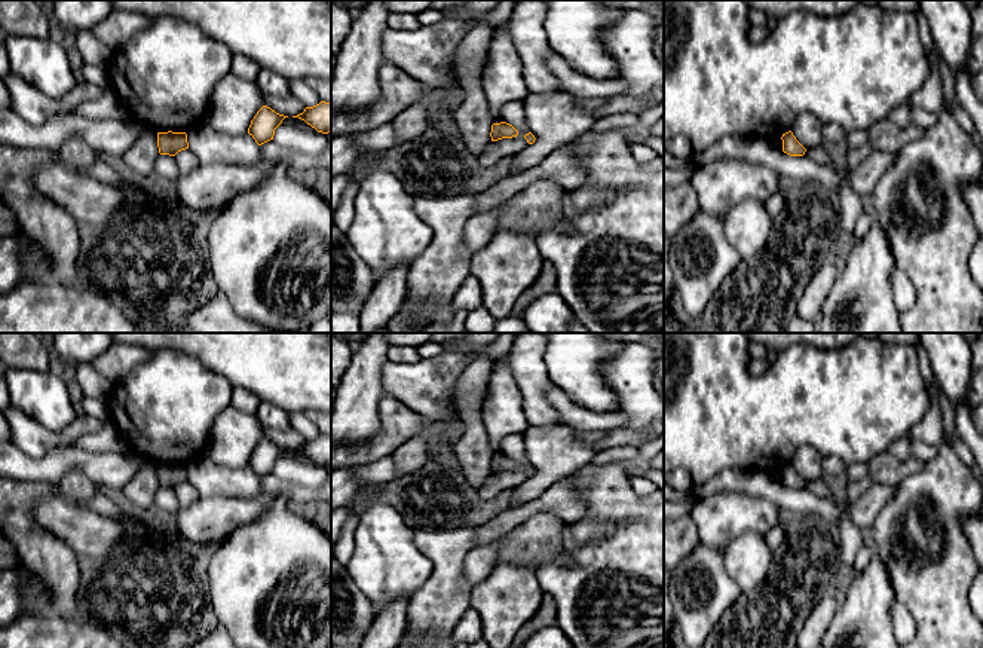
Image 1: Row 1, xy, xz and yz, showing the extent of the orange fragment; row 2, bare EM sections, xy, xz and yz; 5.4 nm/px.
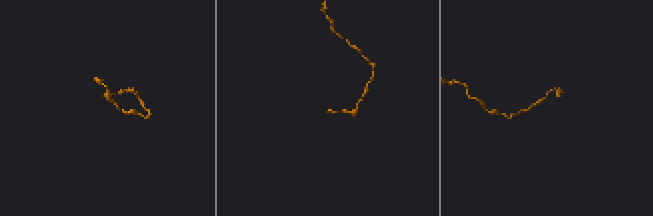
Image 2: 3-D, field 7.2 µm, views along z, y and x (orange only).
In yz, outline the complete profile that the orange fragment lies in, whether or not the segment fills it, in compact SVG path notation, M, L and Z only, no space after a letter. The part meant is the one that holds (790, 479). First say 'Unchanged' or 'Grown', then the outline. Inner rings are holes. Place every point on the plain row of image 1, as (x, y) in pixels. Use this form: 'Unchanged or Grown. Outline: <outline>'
Unchanged. Outline: M791 464L783 467L783 485L790 489L803 489L806 482L796 473Z

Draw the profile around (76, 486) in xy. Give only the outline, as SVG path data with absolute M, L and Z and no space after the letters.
M79 470L67 471L58 486L71 502L89 501L99 492L95 483Z

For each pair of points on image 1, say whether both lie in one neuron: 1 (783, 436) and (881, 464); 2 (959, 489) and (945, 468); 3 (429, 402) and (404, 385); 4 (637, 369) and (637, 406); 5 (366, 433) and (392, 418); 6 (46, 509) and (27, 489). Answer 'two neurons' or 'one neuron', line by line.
1: two neurons
2: one neuron
3: one neuron
4: one neuron
5: two neurons
6: two neurons

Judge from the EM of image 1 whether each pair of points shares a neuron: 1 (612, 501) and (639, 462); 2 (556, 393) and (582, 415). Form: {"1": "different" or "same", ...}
{"1": "different", "2": "same"}

